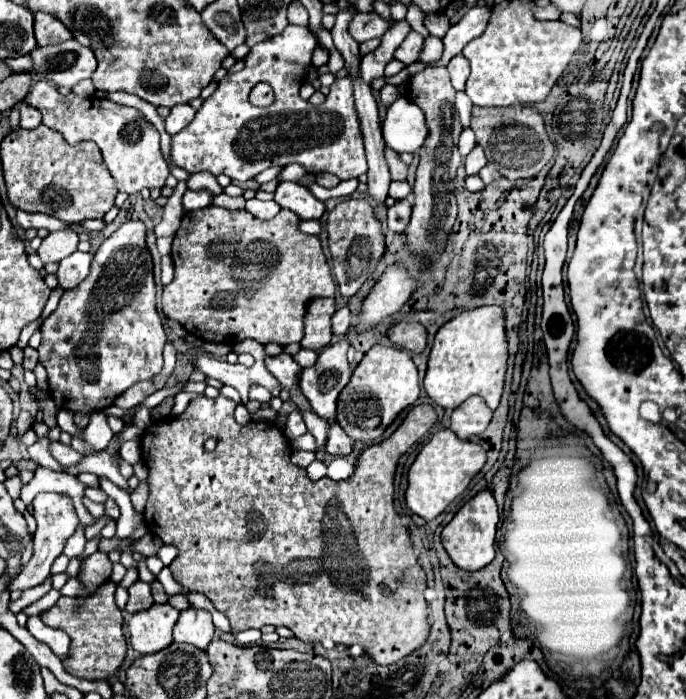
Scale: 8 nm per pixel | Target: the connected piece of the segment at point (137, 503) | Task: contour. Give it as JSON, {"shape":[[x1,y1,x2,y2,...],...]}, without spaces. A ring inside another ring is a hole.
{"shape":[[142,480,140,484,138,484,138,488,130,494,130,498,132,498,132,504,134,504,134,508,136,508,136,512,144,512,144,504,146,504,146,500,148,500,148,484,146,484,146,480]]}

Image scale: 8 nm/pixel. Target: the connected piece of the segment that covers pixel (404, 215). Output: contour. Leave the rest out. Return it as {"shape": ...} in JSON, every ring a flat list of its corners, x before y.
{"shape":[[400,200,394,206,390,206,388,208,388,228,392,232,404,232,410,222,410,210,412,206,408,204,408,200]]}

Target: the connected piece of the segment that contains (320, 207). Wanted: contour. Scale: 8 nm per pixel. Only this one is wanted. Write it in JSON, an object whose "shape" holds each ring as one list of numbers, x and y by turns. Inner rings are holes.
{"shape":[[280,182,274,192,274,202,280,208,288,208,296,212,302,220,320,218,324,214,324,204,316,200,304,186,294,182]]}

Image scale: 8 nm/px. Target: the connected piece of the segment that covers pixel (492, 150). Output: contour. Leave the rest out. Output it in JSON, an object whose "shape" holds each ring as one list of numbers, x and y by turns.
{"shape":[[508,106,508,108,472,108,470,128,476,134,476,142,484,148,488,162,496,166,496,170,510,178,532,178,536,176,554,156,554,144,550,142,542,116,530,106]]}

